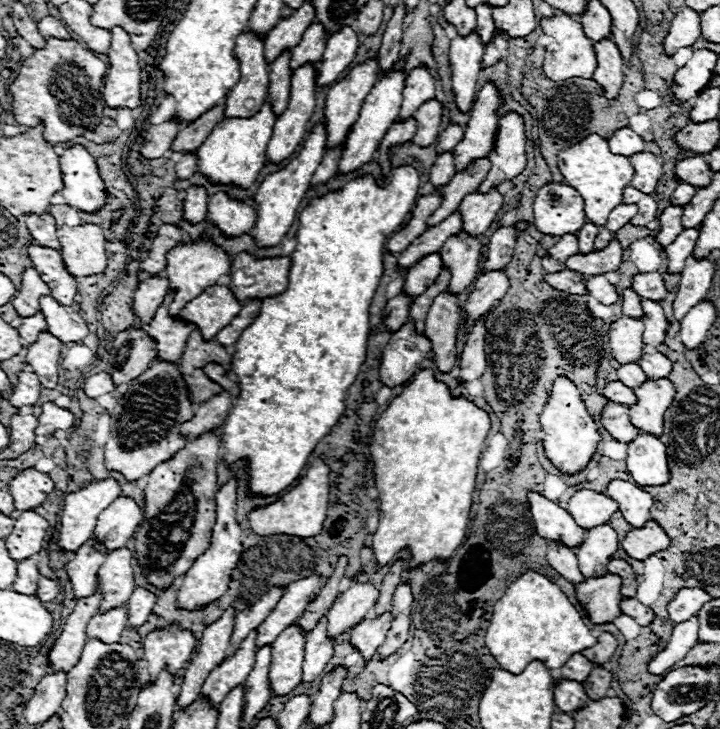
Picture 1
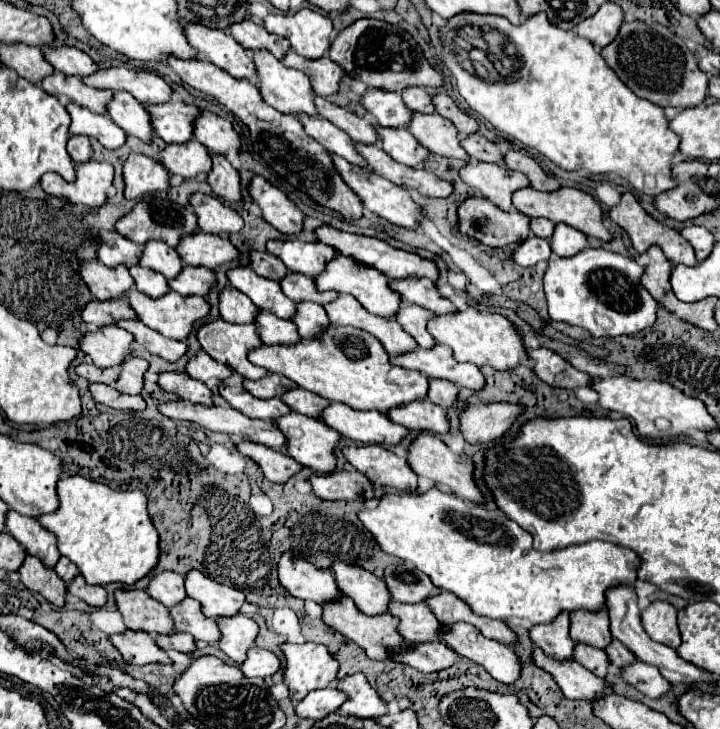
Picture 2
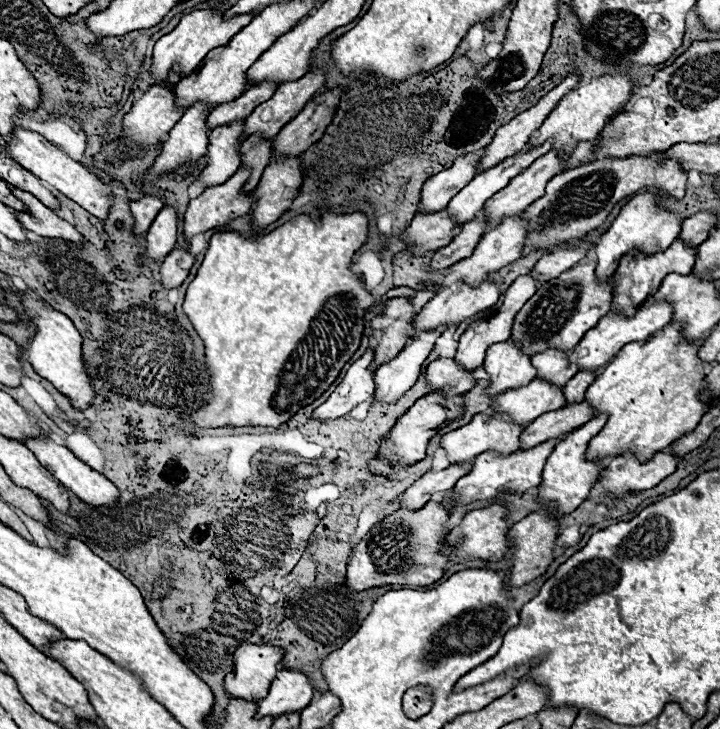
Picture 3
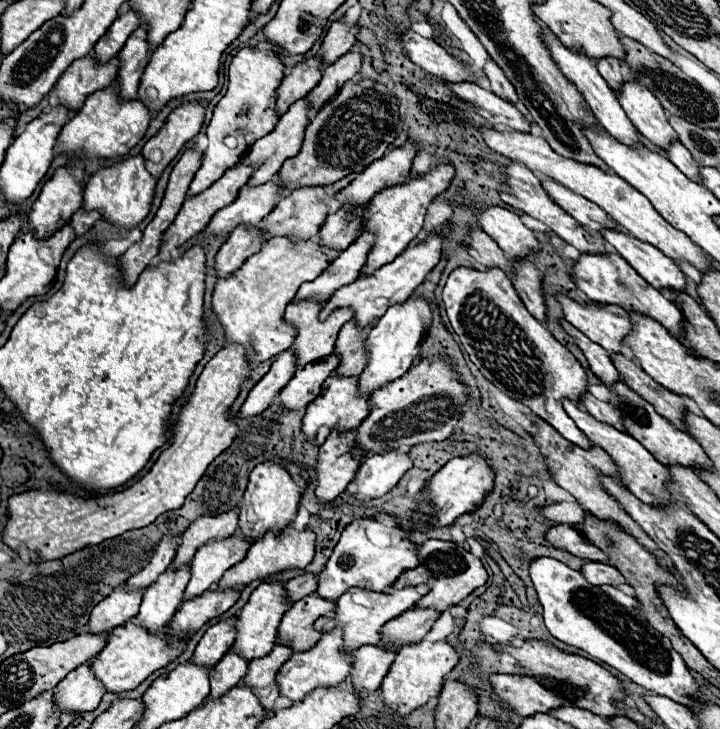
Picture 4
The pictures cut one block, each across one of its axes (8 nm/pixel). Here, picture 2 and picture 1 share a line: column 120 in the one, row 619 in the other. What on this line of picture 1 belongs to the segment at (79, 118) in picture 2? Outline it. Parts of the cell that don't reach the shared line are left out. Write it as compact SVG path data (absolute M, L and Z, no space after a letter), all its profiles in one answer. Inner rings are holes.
M136 586L136 590L132 592L132 596L128 600L128 624L130 626L144 624L148 620L148 616L152 614L154 604L156 604L156 594L150 592L148 588Z

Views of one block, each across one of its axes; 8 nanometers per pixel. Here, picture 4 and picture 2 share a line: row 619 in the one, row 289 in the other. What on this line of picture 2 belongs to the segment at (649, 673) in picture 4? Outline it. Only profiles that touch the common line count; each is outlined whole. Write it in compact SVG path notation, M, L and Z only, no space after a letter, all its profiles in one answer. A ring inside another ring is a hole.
M584 248L570 258L550 258L544 292L552 320L586 328L594 338L634 334L654 324L656 300L638 284L642 266L628 256L602 248Z

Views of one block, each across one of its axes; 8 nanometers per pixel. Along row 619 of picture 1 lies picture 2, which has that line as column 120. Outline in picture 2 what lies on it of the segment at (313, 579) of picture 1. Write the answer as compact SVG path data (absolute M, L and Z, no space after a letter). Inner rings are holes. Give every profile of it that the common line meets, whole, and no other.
M98 260L82 262L82 278L88 284L92 296L98 300L124 298L126 292L134 286L134 280L126 266L108 268Z

